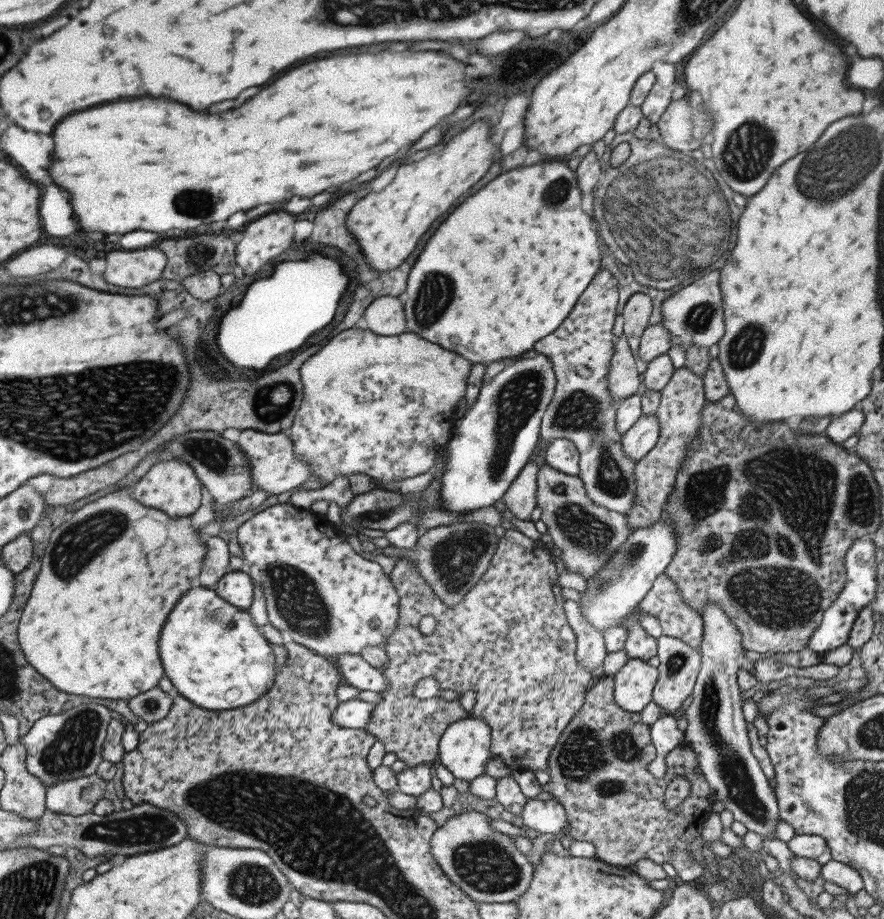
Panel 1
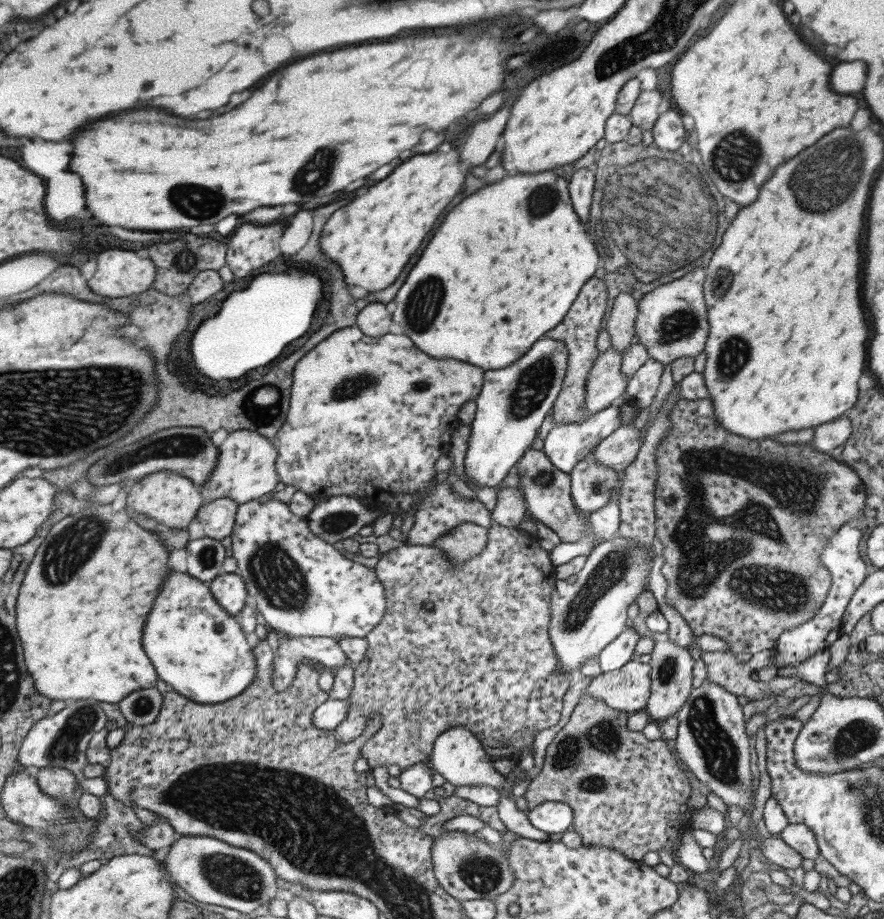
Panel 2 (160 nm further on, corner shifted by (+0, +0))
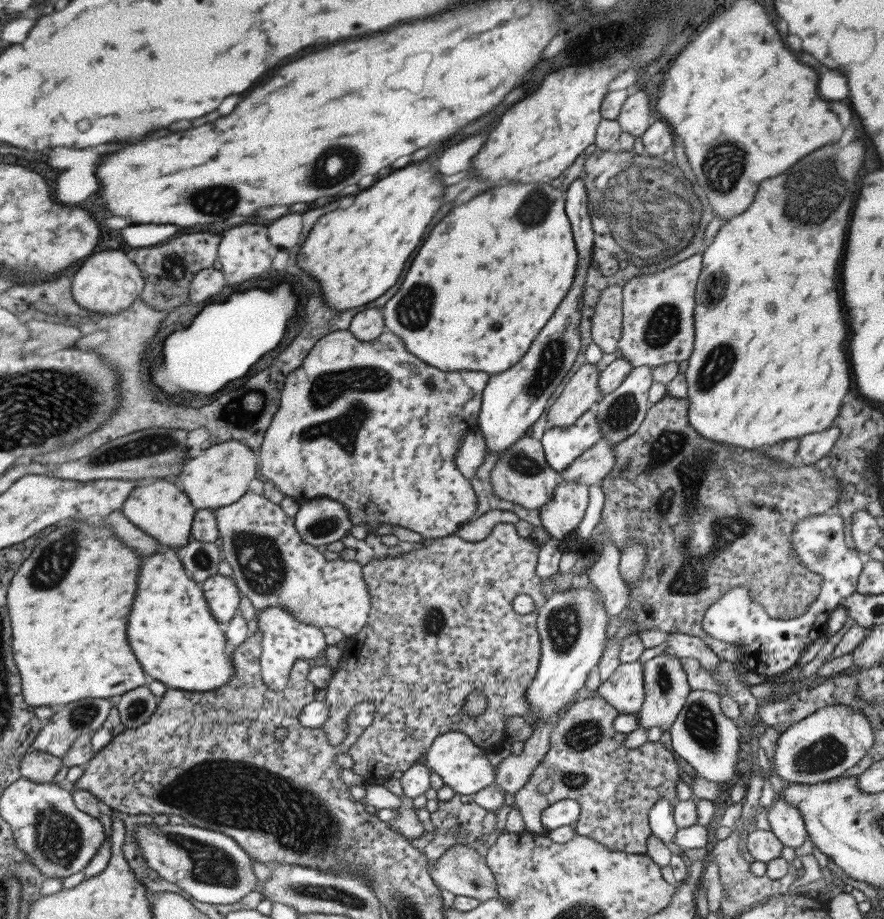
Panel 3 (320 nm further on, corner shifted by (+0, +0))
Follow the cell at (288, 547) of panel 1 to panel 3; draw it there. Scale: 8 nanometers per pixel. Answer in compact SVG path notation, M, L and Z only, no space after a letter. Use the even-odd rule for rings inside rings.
M247 489L235 502L219 507L213 511L214 517L216 518L216 529L217 536L221 540L221 559L225 560L231 568L231 579L236 584L237 590L242 596L246 596L251 602L253 608L258 612L265 607L279 607L287 612L290 612L298 621L302 623L316 626L318 629L324 626L330 626L342 632L344 636L349 639L366 623L367 615L369 614L369 593L363 582L361 565L356 561L352 560L326 560L323 557L323 553L317 552L316 548L312 545L306 544L300 540L299 535L294 527L293 517L287 517L278 504L271 503L268 499L265 499L263 495L256 495L250 489Z

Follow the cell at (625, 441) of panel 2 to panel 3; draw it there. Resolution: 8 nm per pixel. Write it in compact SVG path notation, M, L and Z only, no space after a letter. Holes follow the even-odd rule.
M600 438L591 448L584 450L573 462L558 473L562 480L572 480L579 484L598 484L612 469L615 442Z

